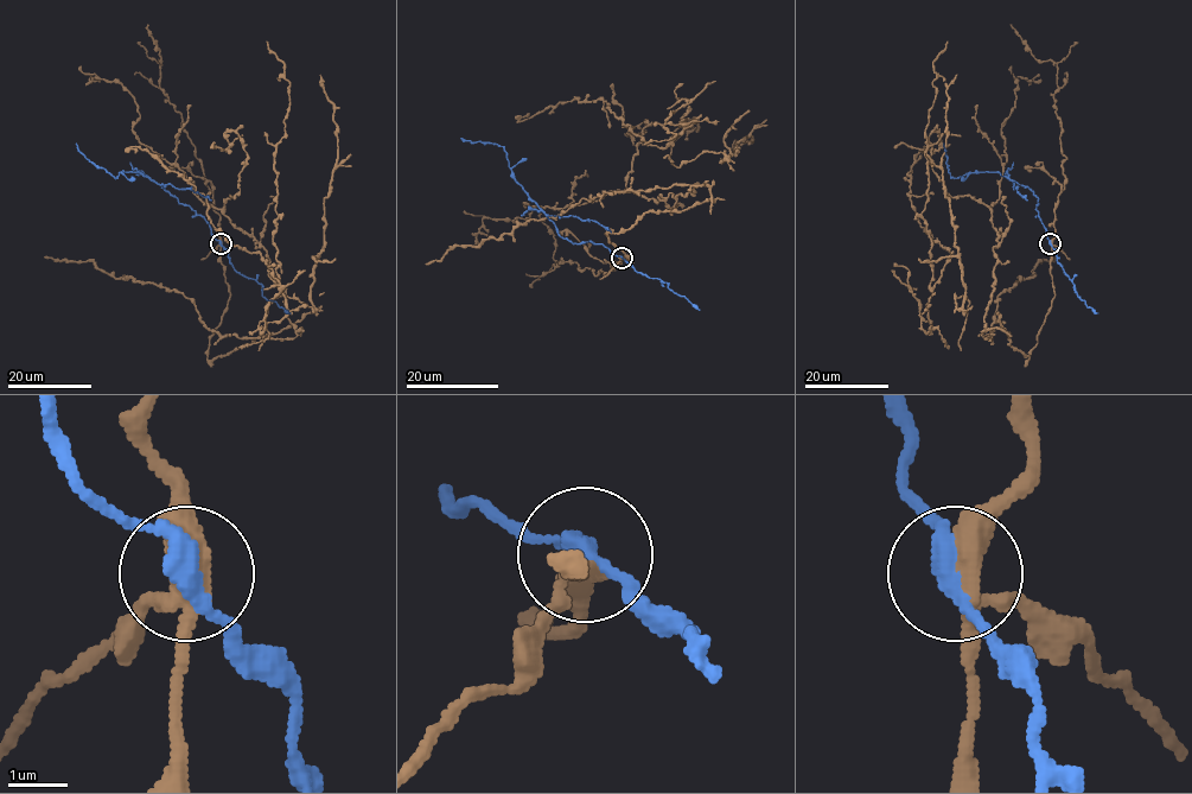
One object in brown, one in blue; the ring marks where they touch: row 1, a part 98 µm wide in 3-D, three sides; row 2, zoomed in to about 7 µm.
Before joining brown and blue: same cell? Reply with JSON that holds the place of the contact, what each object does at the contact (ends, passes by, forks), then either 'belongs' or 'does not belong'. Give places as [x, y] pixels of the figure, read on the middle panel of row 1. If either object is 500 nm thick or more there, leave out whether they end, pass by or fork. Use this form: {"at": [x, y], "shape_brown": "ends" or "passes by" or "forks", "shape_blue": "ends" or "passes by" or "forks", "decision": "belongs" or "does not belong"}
{"at": [622, 258], "shape_brown": "forks", "shape_blue": "passes by", "decision": "does not belong"}

